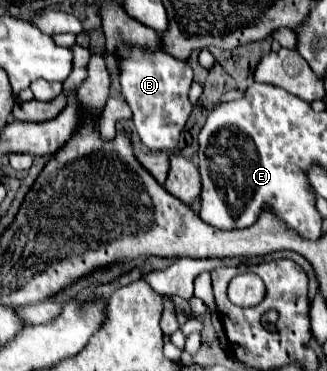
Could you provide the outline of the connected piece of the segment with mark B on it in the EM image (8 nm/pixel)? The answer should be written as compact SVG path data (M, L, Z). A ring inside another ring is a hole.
M119 47L119 55L121 91L133 111L133 123L141 141L149 149L175 149L179 135L193 109L191 101L187 99L187 91L193 81L191 67L165 51L155 51L153 55L139 49L129 51L125 47Z

